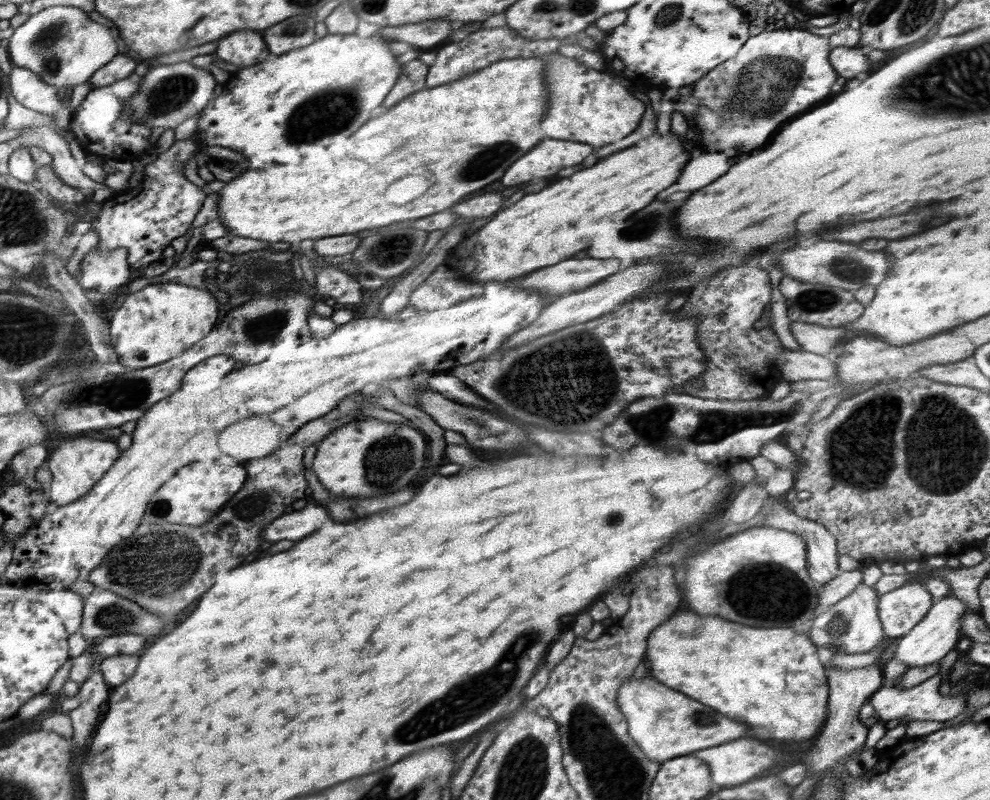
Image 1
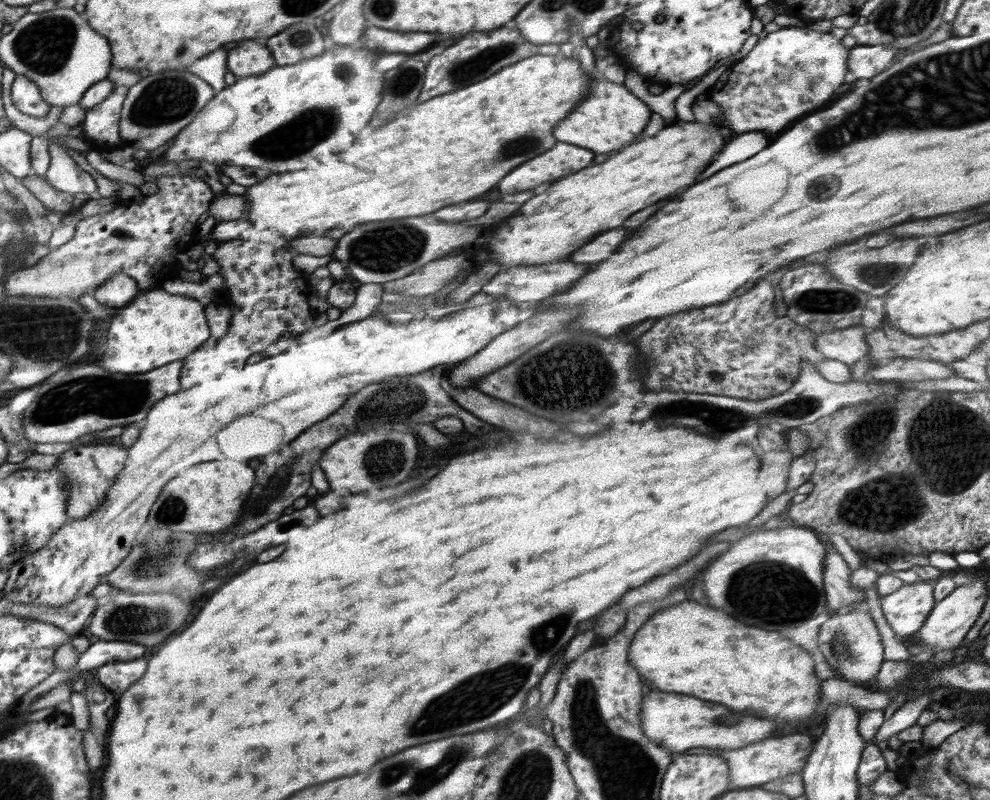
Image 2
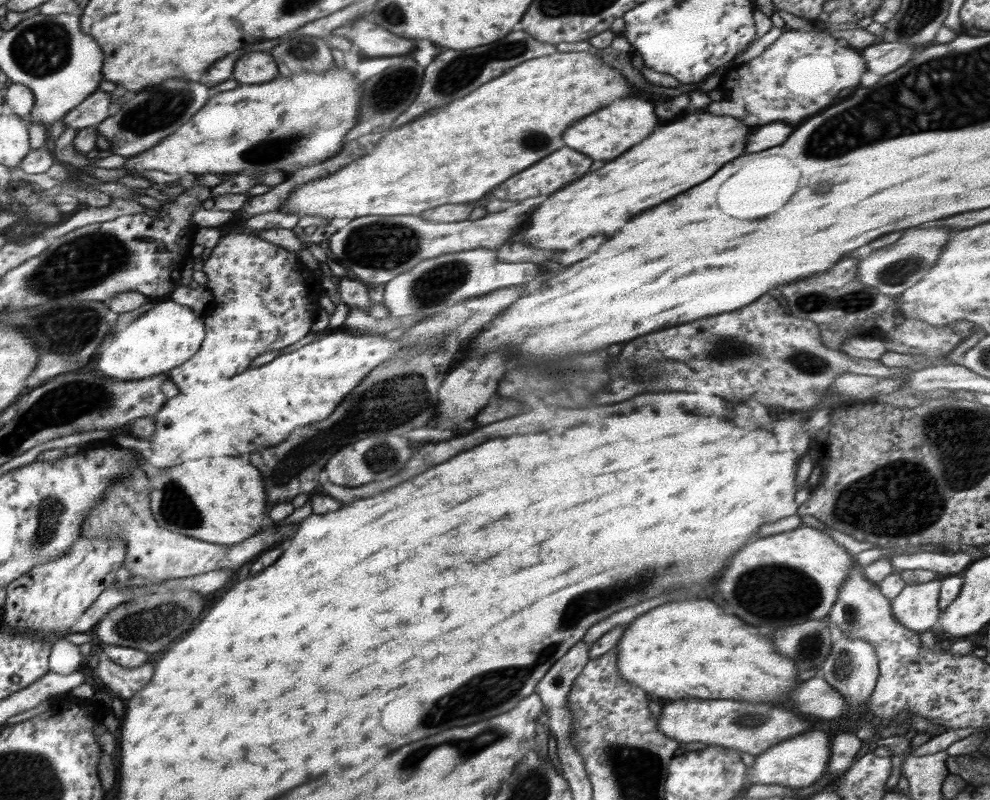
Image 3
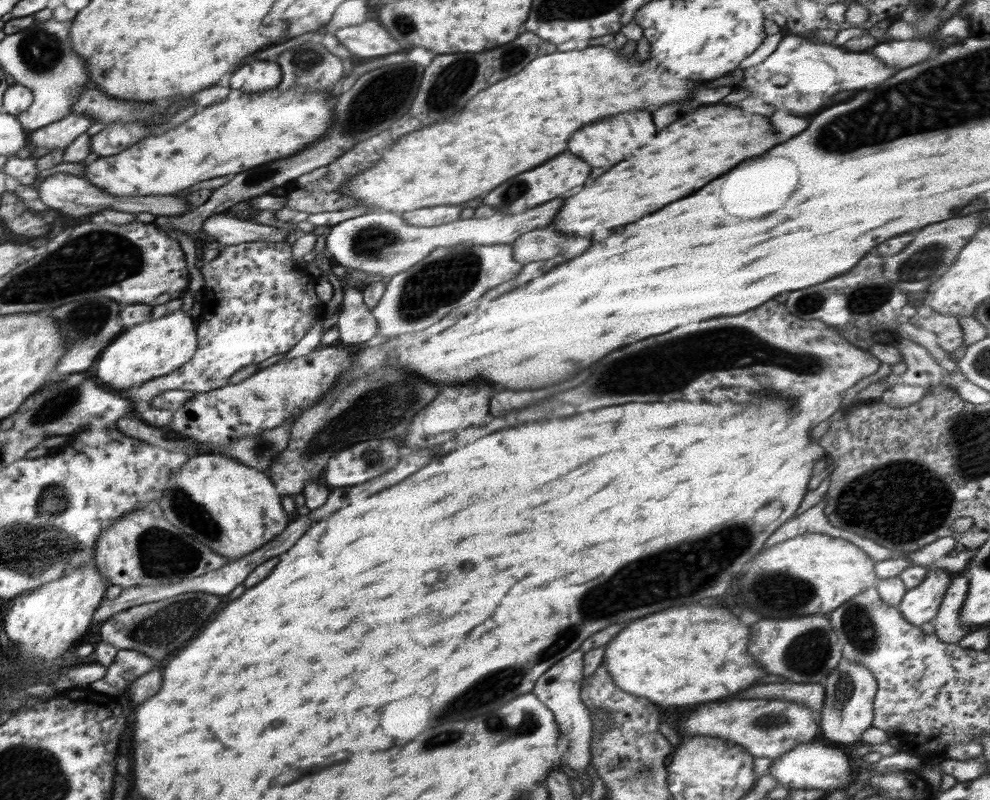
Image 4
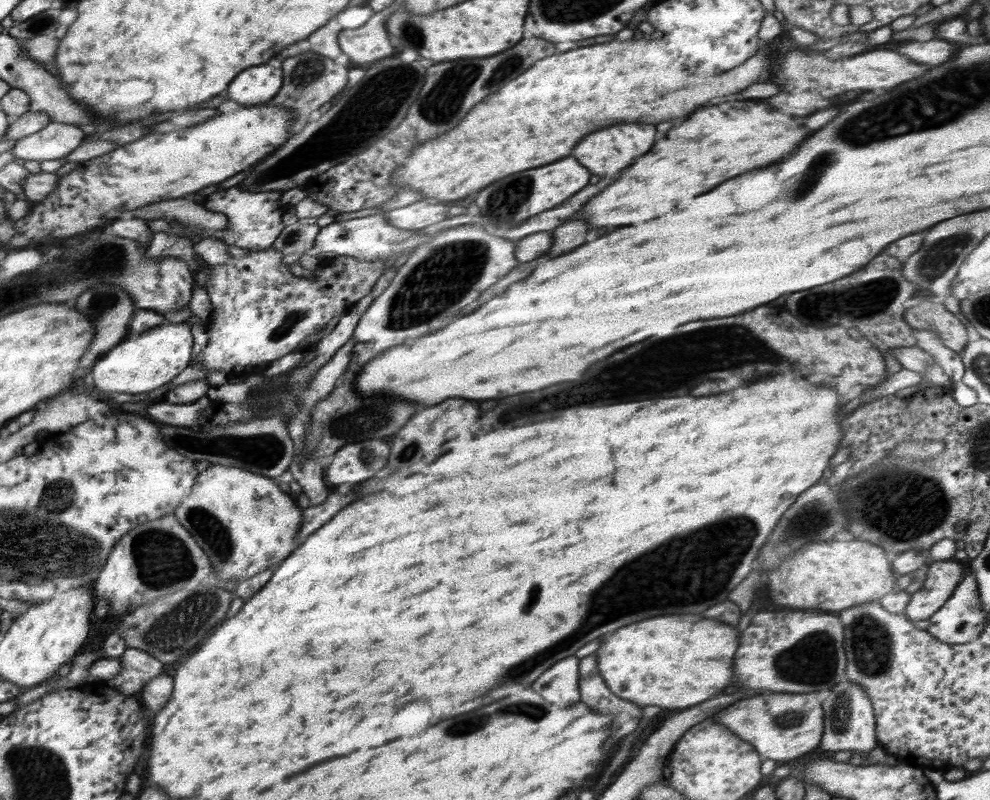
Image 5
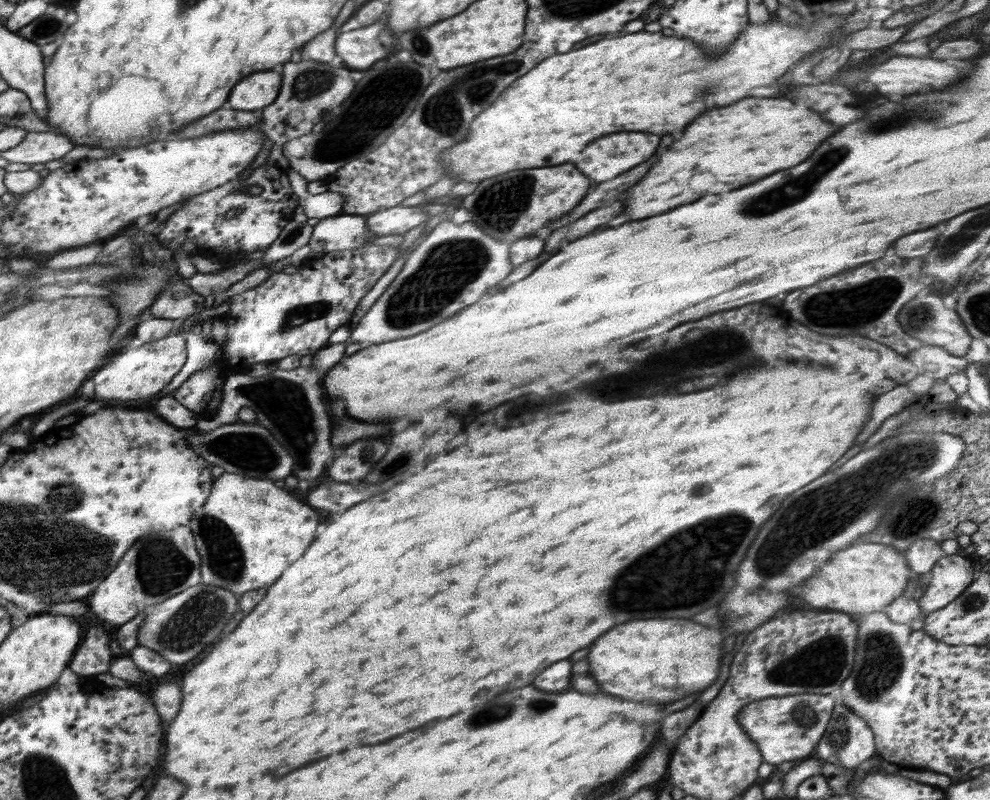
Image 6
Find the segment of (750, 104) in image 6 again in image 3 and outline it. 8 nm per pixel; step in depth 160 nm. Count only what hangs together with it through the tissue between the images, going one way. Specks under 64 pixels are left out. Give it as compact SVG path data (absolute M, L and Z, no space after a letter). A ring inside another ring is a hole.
M696 112L684 120L662 126L620 158L546 198L538 206L536 216L532 214L524 244L542 250L564 250L600 232L612 236L636 214L708 180L726 162L742 156L748 134L748 128L738 118L708 112Z

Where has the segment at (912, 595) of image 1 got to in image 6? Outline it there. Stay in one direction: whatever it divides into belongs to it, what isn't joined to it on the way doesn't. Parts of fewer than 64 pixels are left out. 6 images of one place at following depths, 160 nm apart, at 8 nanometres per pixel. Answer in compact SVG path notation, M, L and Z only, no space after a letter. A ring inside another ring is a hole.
M962 552L940 557L930 572L931 581L926 592L918 600L922 616L944 608L962 594L974 582L974 571Z

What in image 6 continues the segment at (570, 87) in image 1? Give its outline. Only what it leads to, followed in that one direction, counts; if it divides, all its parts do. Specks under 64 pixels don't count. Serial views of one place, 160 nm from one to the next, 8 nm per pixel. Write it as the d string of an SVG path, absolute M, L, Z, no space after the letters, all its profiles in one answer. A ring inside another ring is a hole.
M622 132L622 134L608 134L604 138L598 138L594 140L590 146L586 146L582 152L580 152L580 158L574 162L576 168L590 176L592 180L596 182L606 182L606 180L612 180L616 178L618 174L638 166L640 162L644 162L646 158L650 158L656 148L660 146L660 136L658 134L642 134L642 132Z

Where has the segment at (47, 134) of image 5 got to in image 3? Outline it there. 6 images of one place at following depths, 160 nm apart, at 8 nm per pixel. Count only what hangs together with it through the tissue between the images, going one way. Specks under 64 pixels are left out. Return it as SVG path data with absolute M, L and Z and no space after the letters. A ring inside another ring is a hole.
M97 89L97 92L82 101L80 105L74 108L70 113L65 113L63 124L65 128L88 128L89 126L99 125L105 118L111 114L109 106L112 95L110 92Z

